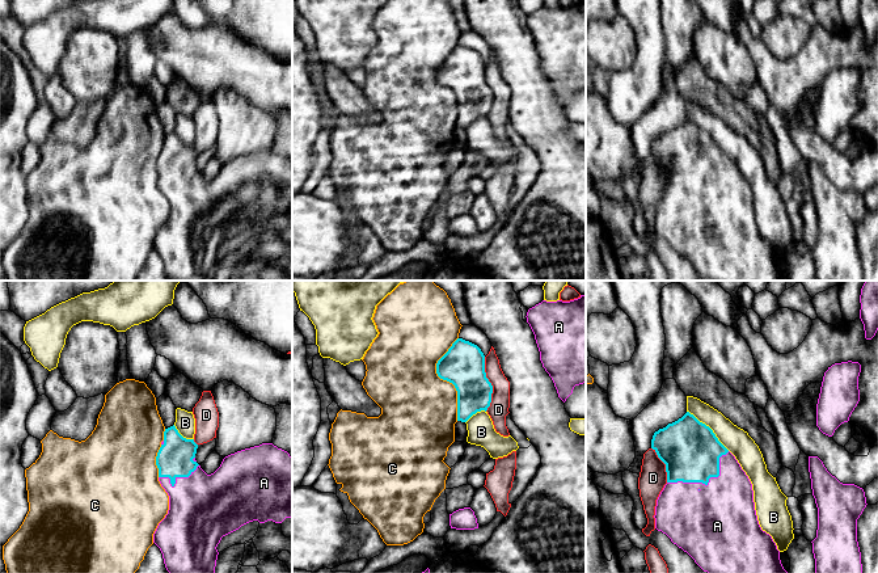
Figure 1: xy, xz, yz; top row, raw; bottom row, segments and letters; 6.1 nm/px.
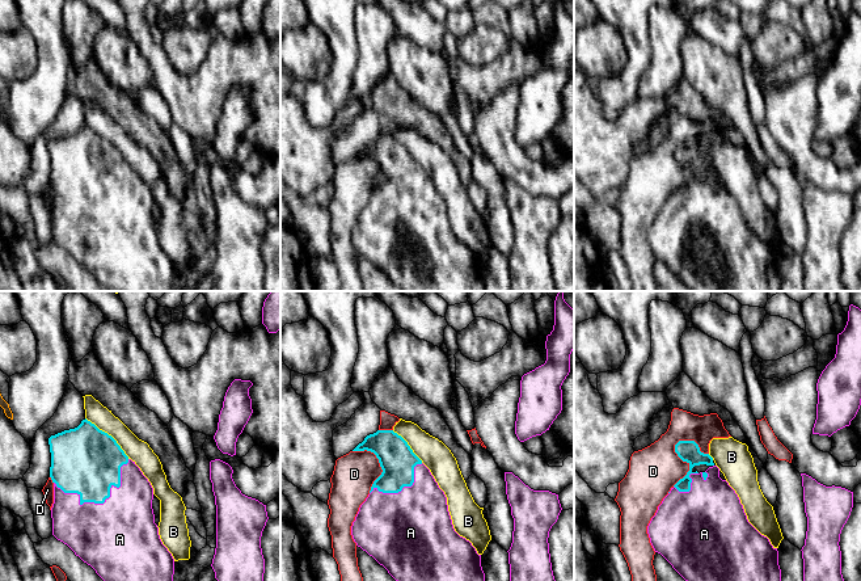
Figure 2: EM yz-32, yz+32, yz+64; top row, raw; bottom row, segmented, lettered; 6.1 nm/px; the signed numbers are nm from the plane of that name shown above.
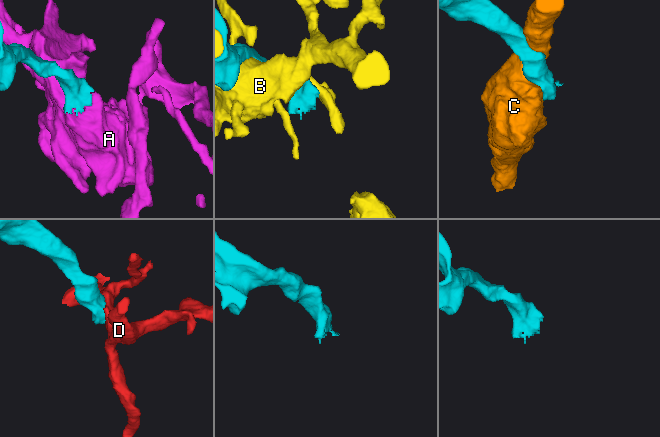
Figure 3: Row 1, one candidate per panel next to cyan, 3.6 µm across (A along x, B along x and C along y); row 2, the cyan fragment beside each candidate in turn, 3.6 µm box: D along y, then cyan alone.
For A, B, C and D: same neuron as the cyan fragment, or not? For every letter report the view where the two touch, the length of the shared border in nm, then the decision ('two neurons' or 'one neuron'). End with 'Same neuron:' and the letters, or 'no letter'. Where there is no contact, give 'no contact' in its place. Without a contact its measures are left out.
A: meets cyan in yz; contact 440 nm long; one neuron
B: meets cyan in yz; contact 360 nm long; two neurons
C: meets cyan in xz; contact 500 nm long; two neurons
D: meets cyan in xz; contact 340 nm long; two neurons
Same neuron: A

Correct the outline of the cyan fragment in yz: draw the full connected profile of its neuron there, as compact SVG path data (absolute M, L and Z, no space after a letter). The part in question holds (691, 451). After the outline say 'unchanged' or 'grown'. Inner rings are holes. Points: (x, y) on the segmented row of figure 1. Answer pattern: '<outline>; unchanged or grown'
M687 412L678 421L654 433L651 448L666 464L667 472L667 484L655 506L658 531L666 534L708 573L788 573L781 564L776 543L759 524L748 476L709 426Z; grown

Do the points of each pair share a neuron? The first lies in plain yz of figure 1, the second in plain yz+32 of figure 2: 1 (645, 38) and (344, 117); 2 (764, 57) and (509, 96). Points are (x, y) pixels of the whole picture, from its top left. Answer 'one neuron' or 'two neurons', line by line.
1: two neurons
2: two neurons

